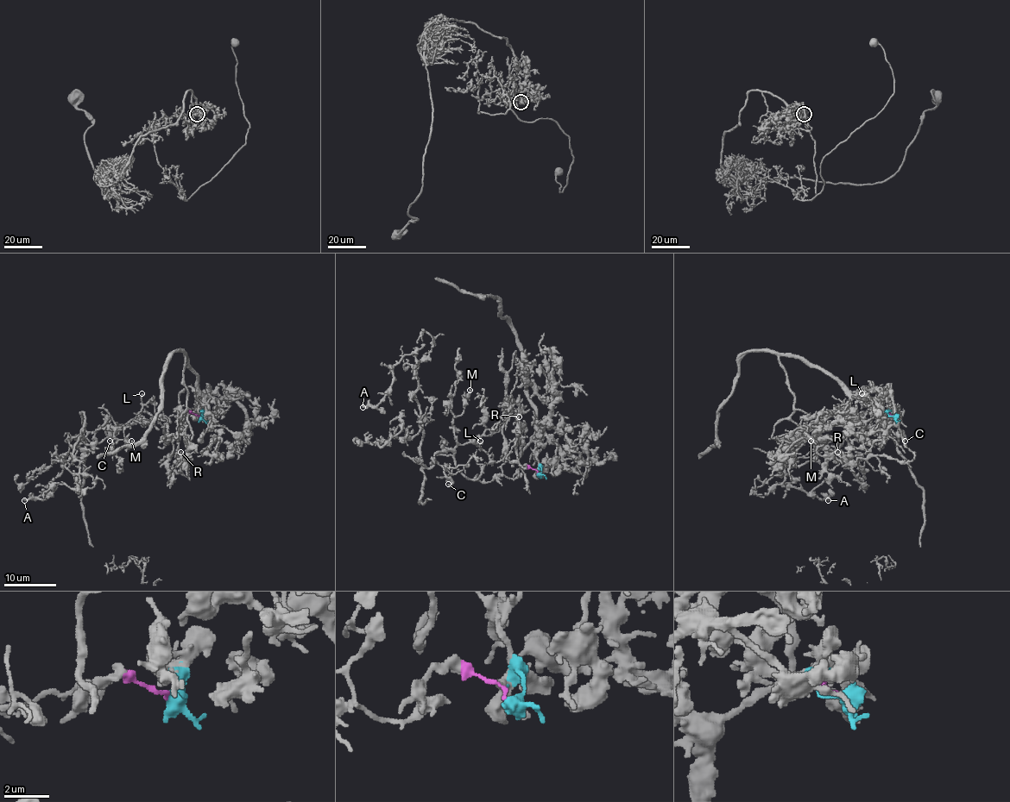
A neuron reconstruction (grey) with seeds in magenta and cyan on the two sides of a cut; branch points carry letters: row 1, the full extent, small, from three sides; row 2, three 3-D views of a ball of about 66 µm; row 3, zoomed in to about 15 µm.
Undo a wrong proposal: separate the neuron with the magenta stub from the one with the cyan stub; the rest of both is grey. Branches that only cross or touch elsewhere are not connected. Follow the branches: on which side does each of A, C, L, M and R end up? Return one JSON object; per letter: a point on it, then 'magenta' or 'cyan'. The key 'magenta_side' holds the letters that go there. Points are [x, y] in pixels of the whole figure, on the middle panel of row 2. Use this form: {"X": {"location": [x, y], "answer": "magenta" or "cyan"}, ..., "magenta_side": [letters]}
{"A": {"location": [362, 407], "answer": "magenta"}, "C": {"location": [448, 484], "answer": "magenta"}, "L": {"location": [480, 441], "answer": "magenta"}, "M": {"location": [470, 390], "answer": "magenta"}, "R": {"location": [519, 416], "answer": "cyan"}, "magenta_side": ["A", "C", "L", "M"]}

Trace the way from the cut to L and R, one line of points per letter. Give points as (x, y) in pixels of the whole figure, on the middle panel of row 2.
L: (537, 473), (522, 466), (514, 478), (469, 479), (457, 467), (455, 449), (476, 442), (481, 447), (481, 441)
R: (538, 473), (542, 468), (535, 454), (538, 444), (532, 441), (517, 460), (519, 416)

